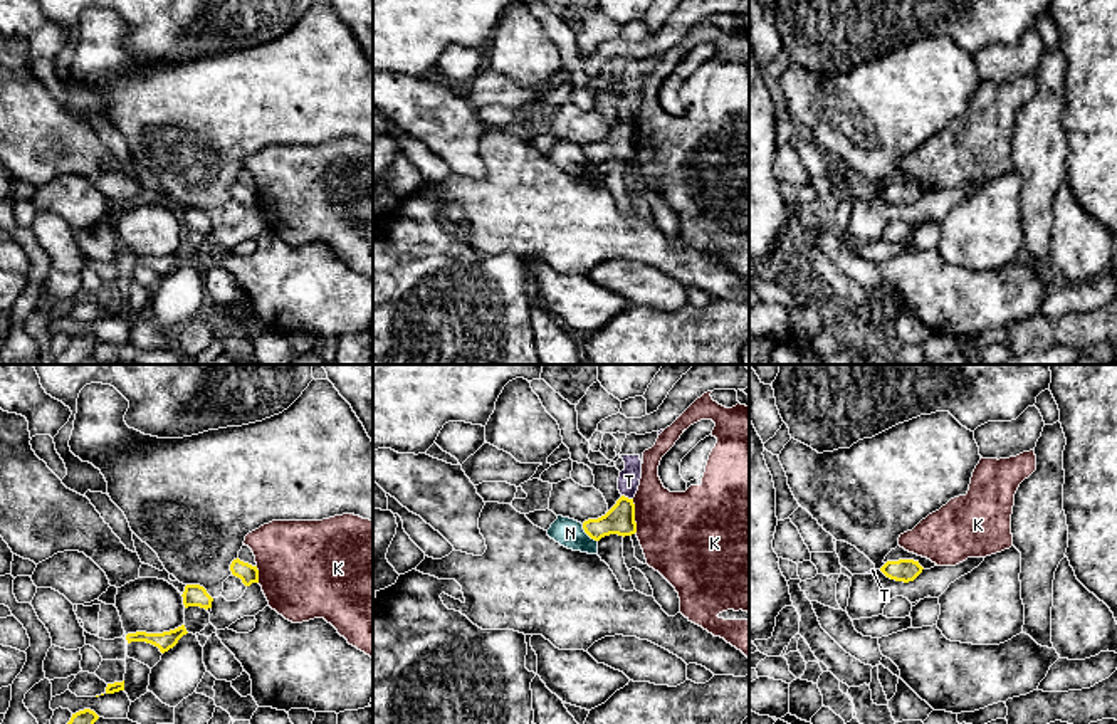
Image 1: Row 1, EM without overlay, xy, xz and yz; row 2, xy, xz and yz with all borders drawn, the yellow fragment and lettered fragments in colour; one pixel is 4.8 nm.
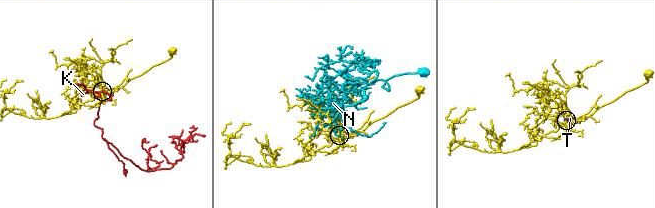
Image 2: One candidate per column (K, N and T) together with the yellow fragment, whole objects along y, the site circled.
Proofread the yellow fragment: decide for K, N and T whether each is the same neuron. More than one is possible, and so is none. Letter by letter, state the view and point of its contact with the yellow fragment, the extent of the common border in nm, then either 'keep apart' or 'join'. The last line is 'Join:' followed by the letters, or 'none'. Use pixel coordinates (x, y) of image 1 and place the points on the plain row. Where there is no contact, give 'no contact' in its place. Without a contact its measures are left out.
K: xz (634, 140) | 170 nm | keep apart
N: xz (588, 158) | 120 nm | keep apart
T: xz (627, 121) | 60 nm | keep apart
Join: none

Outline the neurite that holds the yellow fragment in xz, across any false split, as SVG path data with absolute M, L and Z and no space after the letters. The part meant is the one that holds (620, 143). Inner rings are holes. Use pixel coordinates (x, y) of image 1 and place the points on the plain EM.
M621 119L616 128L601 141L583 146L585 156L600 165L605 160L632 160L637 156L633 123Z

